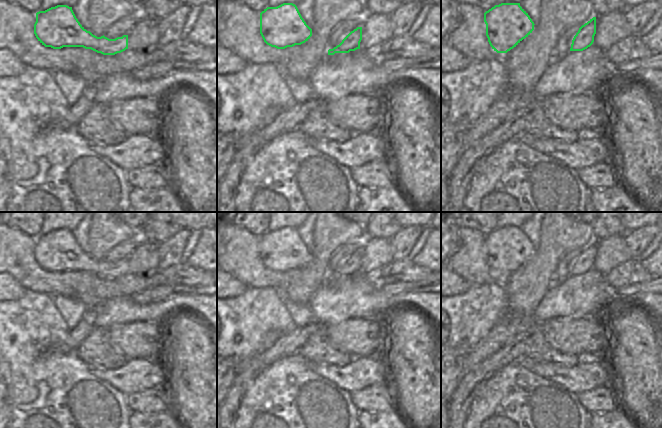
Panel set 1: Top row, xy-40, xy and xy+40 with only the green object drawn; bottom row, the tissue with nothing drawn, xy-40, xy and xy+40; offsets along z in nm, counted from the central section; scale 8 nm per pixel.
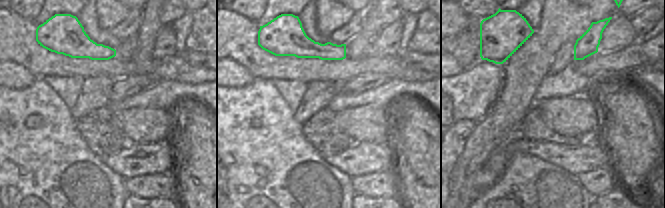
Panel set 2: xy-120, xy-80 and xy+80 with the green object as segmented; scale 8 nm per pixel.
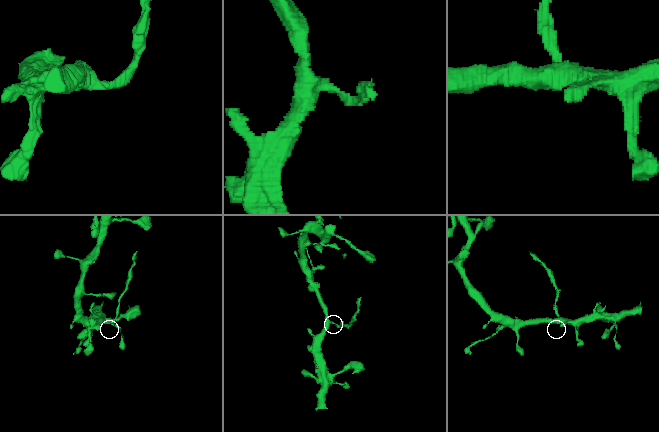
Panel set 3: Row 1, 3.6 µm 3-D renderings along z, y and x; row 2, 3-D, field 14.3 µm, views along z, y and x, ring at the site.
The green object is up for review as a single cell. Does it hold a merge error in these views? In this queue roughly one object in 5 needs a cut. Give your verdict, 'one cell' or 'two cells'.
two cells

